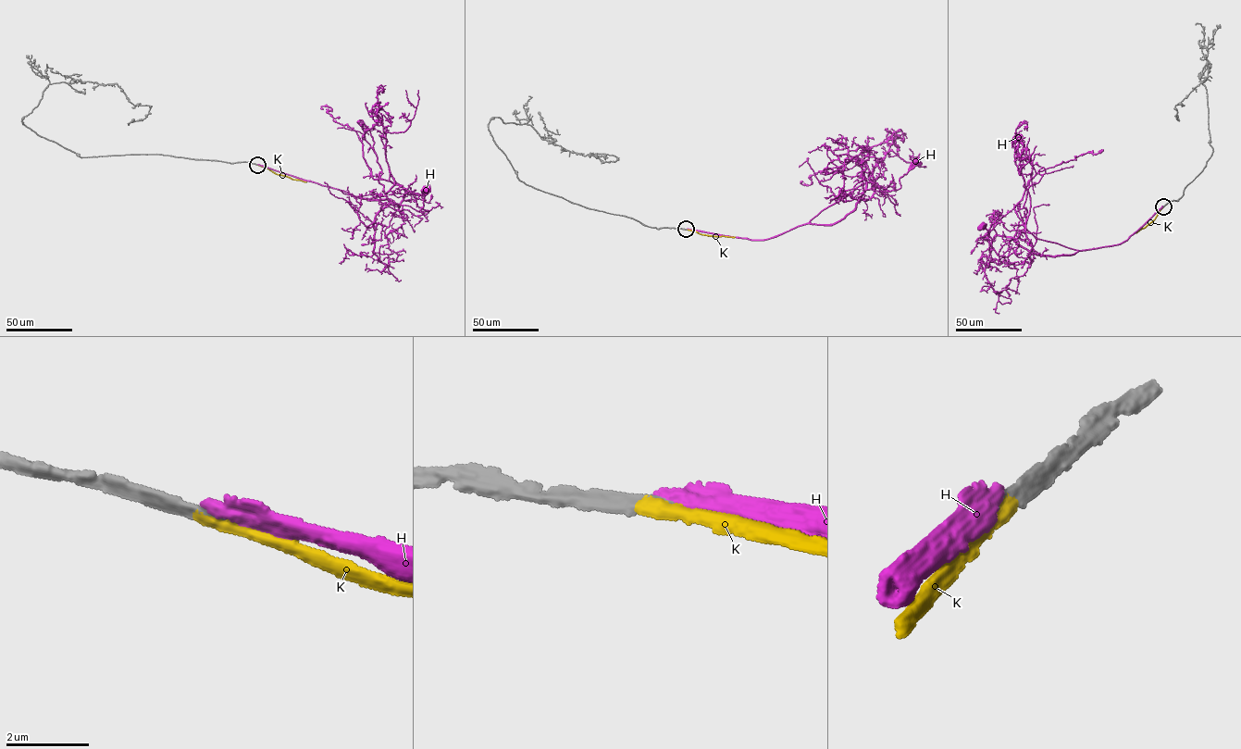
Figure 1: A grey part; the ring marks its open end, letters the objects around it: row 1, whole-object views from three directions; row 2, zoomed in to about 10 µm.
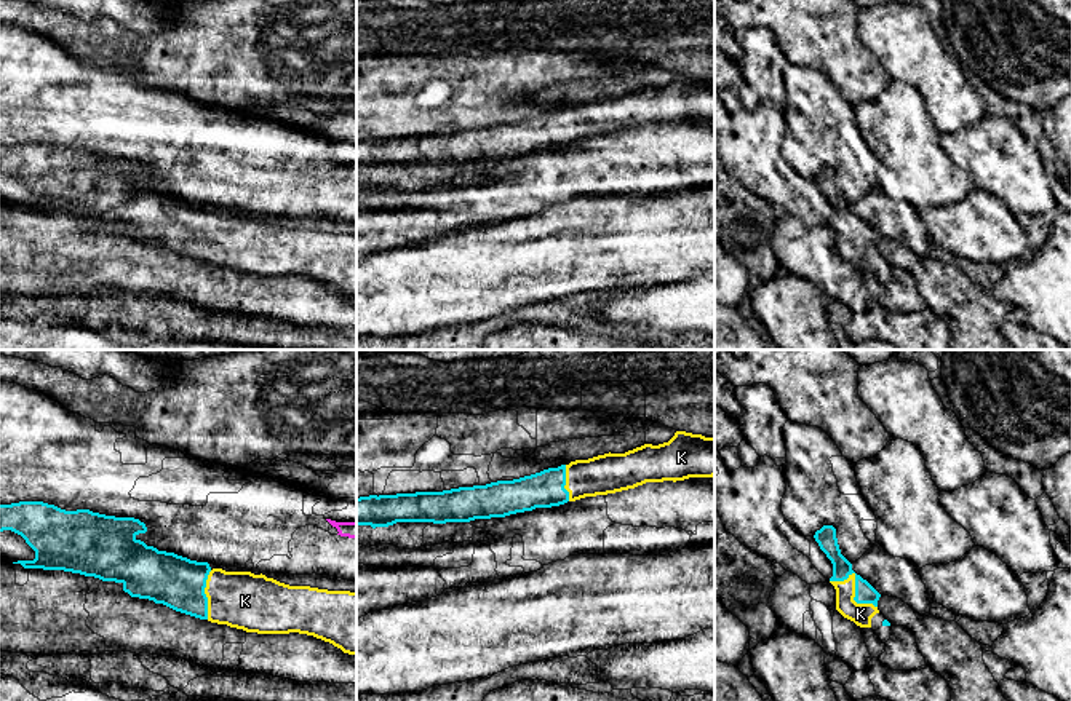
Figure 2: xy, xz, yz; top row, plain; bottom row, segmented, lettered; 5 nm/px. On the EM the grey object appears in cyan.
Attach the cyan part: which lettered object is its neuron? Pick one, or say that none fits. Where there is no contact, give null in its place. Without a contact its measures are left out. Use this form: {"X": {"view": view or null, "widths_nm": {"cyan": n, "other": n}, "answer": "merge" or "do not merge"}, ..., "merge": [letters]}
{"H": {"view": null, "answer": "do not merge"}, "K": {"view": "yz", "widths_nm": {"cyan": 100, "other": 110}, "answer": "merge"}, "merge": ["K"]}

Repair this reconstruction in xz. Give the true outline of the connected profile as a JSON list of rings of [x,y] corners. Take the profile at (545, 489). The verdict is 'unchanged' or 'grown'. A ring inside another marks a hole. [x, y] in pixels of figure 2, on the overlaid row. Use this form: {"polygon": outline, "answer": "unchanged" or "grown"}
{"polygon": [[[676,431],[663,444],[625,453],[604,453],[548,468],[513,481],[443,492],[369,495],[356,498],[356,525],[396,522],[470,522],[559,506],[585,497],[635,489],[646,482],[715,476],[715,438]]], "answer": "grown"}

